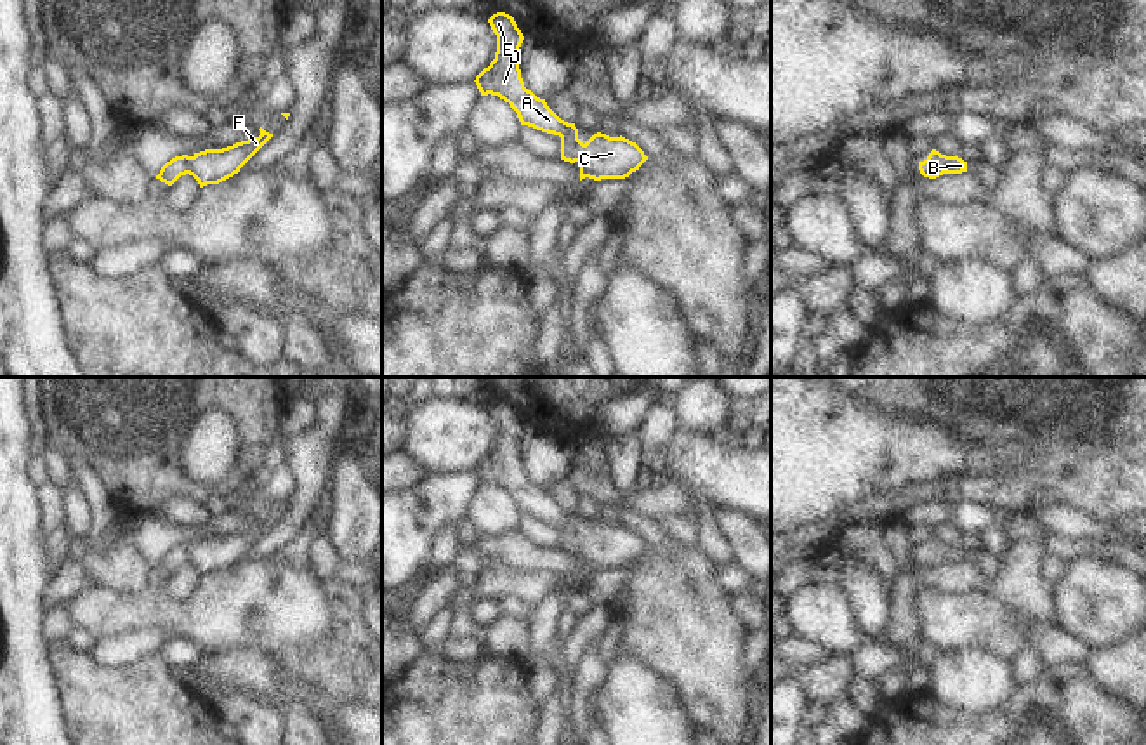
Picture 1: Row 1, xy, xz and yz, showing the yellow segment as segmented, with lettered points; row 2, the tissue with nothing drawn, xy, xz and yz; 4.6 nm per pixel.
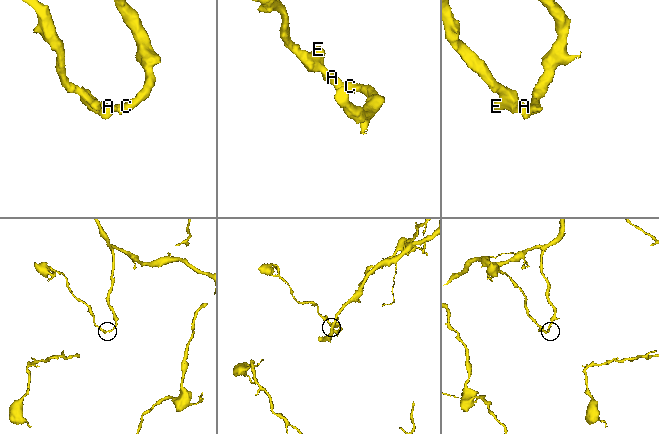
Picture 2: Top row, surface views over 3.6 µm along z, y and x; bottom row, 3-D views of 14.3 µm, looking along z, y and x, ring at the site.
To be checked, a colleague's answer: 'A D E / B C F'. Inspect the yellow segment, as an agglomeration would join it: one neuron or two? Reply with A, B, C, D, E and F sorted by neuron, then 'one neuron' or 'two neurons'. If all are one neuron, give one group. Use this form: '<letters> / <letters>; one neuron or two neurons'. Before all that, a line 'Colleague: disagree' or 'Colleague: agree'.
Colleague: disagree
A B C D E F; one neuron

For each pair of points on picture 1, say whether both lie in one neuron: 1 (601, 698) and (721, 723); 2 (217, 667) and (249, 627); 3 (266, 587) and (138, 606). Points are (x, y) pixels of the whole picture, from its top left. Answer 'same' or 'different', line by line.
1: different
2: different
3: same

